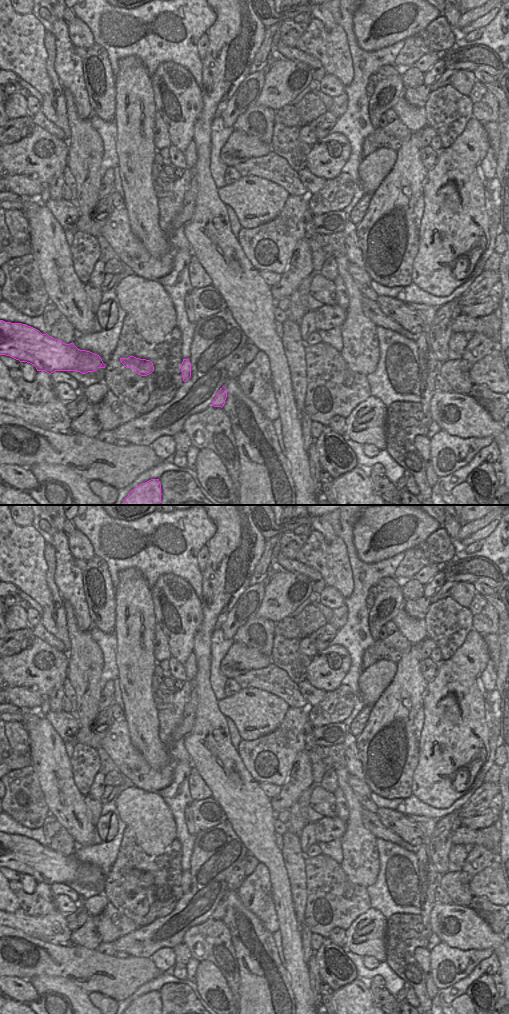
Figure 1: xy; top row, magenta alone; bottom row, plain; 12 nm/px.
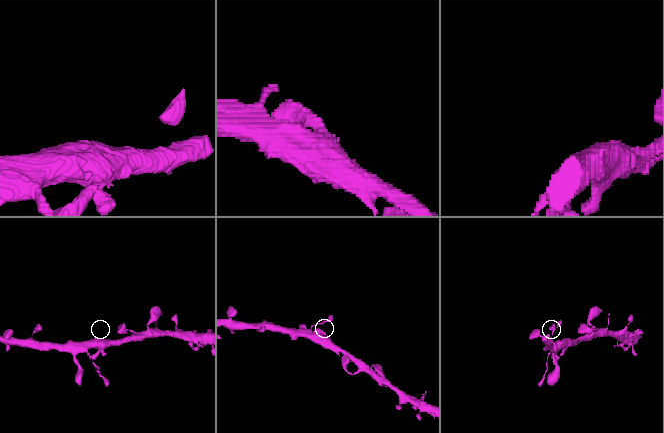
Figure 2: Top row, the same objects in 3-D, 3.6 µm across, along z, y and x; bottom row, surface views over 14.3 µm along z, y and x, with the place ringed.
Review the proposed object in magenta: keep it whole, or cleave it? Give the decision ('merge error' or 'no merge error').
merge error

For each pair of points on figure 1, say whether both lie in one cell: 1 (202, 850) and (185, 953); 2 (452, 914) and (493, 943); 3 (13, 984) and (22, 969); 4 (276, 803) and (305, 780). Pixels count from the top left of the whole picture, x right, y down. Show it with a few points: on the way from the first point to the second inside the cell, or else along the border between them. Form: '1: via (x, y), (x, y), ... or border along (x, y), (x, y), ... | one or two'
1: border along (182, 942), (173, 949) | two
2: via (462, 922), (473, 933), (483, 937) | one
3: border along (10, 975), (28, 980) | two
4: via (283, 799), (298, 784) | one

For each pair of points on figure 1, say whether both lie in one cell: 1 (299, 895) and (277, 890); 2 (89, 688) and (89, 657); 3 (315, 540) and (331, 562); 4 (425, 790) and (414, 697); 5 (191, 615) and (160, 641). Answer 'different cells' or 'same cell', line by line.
1: different cells
2: same cell
3: same cell
4: different cells
5: different cells

